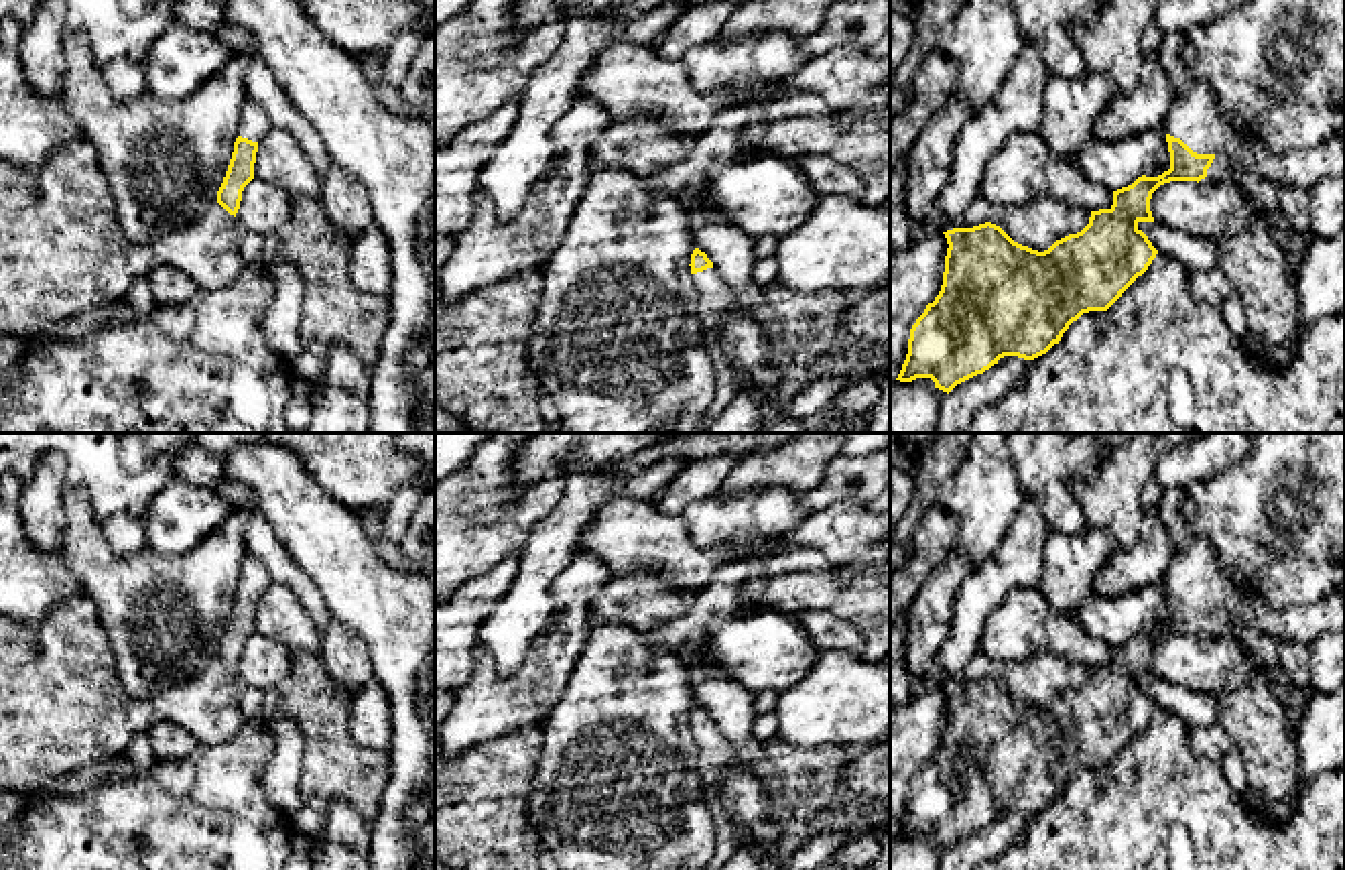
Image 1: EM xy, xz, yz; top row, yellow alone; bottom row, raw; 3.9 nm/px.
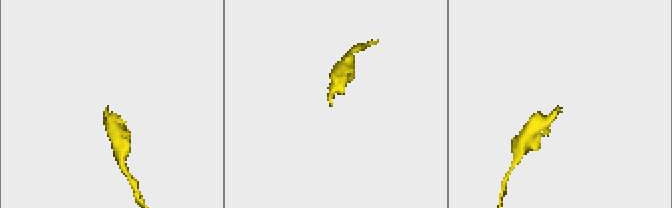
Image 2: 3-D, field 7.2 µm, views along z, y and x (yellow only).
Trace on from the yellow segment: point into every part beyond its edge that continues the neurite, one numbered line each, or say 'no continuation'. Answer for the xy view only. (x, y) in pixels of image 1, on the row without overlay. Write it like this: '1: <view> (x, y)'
1: xy (254, 580)

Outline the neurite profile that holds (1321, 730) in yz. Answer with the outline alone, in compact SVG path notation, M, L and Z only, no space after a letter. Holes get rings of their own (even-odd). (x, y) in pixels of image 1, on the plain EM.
M1345 683L1335 693L1315 693L1296 722L1298 768L1304 781L1345 766Z

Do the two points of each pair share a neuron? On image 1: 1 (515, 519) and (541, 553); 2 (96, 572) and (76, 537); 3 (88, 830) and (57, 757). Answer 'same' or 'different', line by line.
1: different
2: same
3: different

